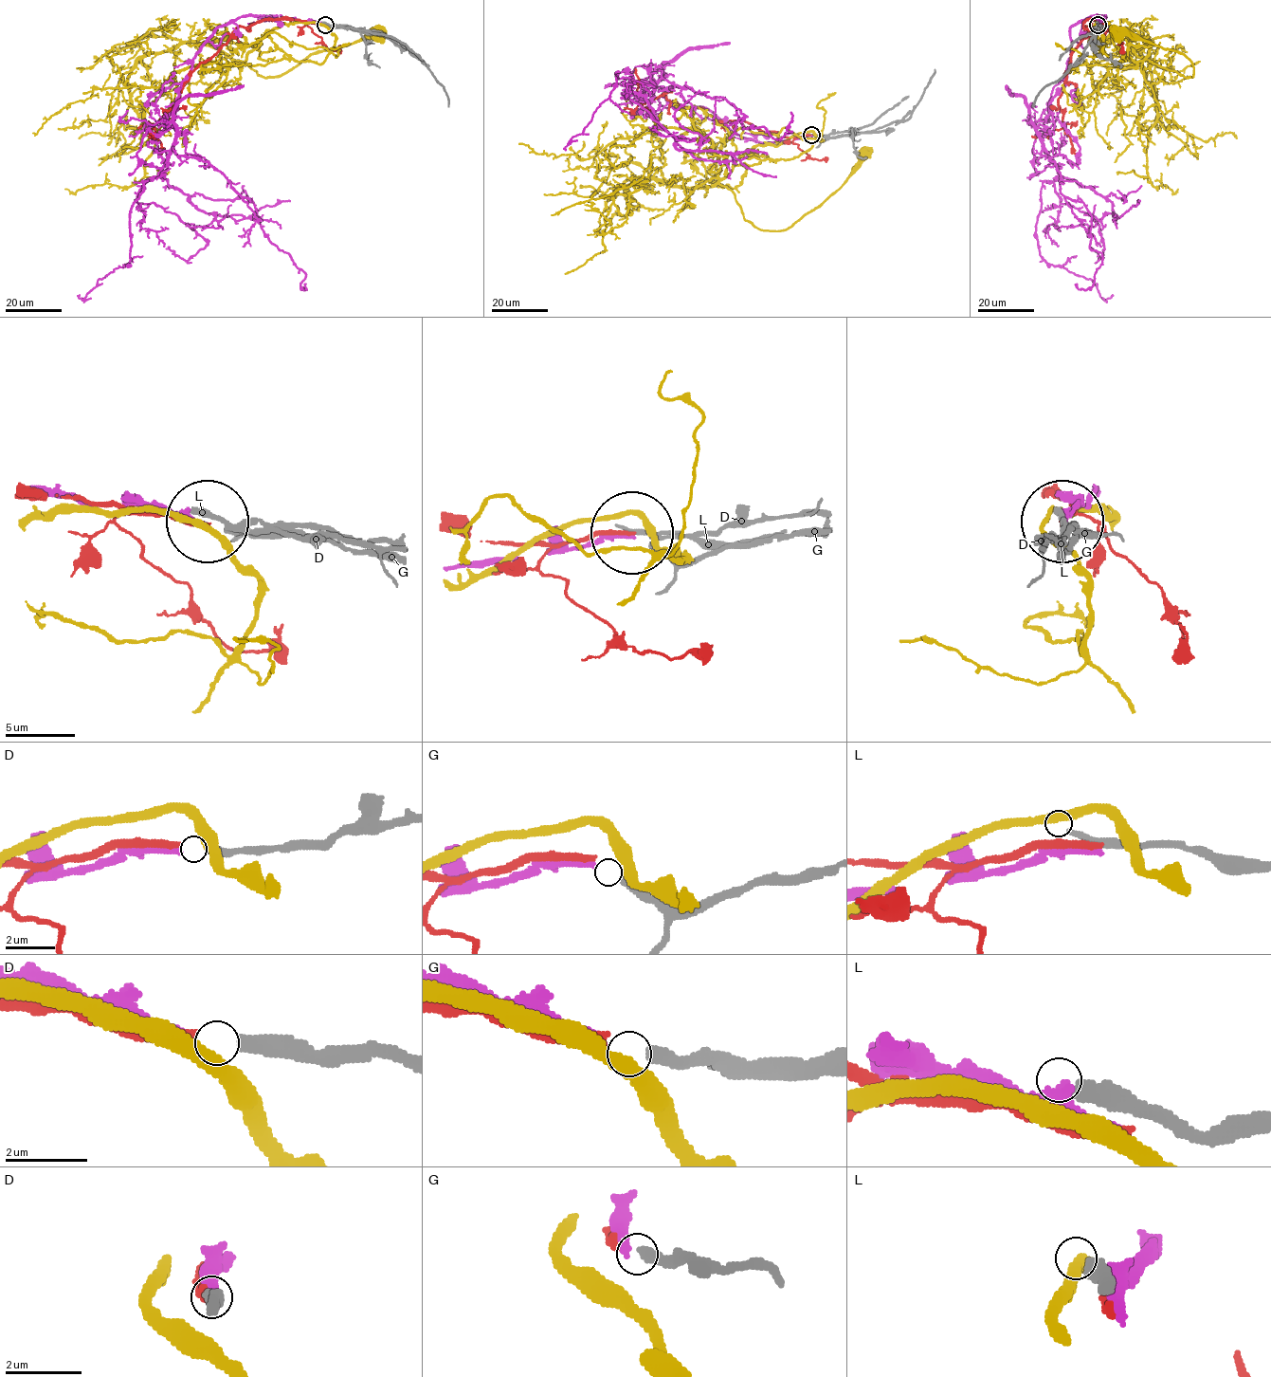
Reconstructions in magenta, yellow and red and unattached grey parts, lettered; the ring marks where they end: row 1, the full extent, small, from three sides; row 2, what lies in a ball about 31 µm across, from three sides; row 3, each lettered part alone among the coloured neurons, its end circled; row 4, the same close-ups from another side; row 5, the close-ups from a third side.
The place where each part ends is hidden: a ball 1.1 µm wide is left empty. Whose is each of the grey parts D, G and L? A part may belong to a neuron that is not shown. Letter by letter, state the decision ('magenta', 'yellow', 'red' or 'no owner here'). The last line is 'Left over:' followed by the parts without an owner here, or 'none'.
D: red
G: magenta
L: no owner here
Left over: L

